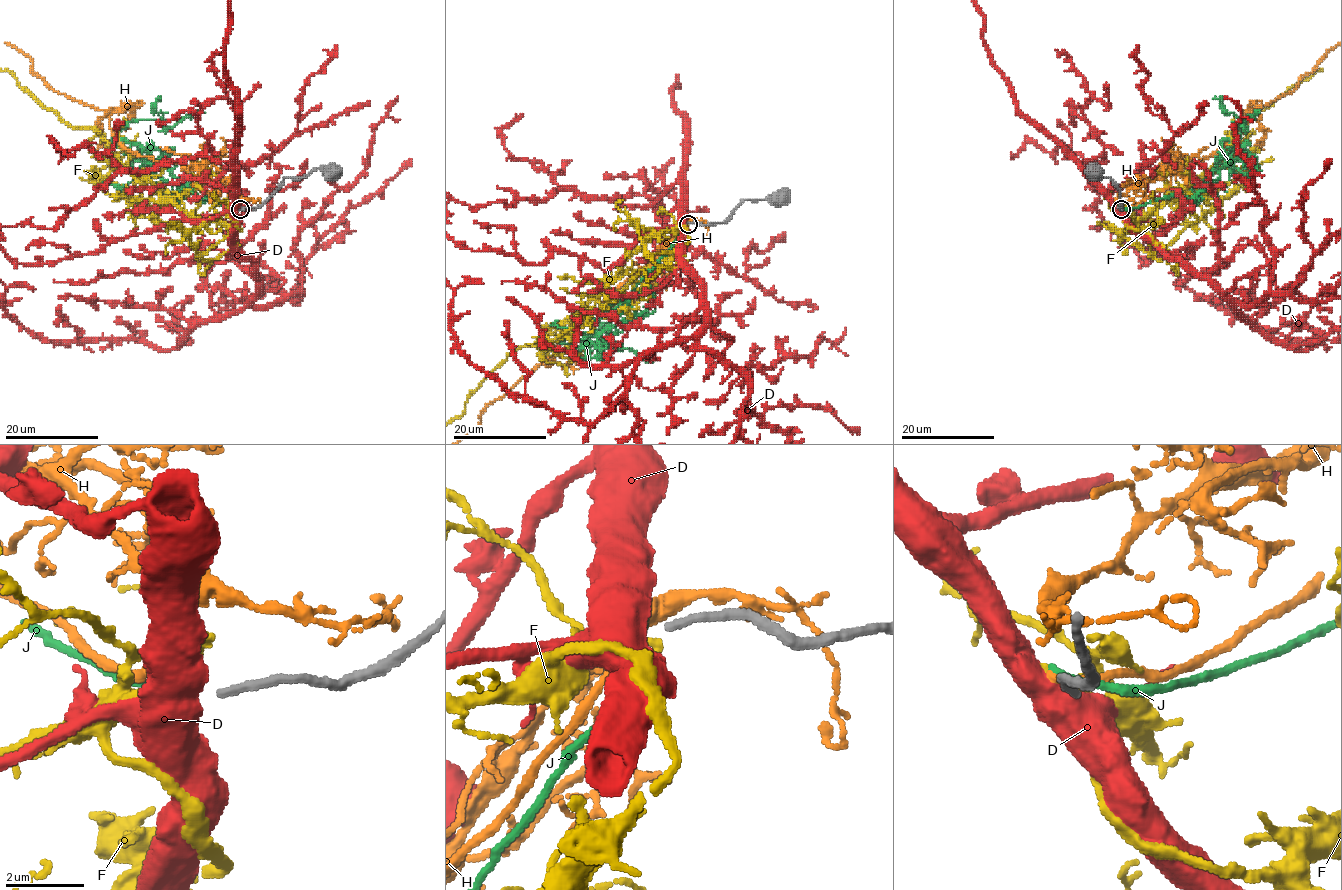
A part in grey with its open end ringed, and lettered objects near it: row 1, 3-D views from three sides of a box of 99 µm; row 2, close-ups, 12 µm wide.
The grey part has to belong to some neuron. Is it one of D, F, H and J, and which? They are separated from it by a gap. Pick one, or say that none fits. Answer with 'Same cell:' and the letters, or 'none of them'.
Same cell: none of them

